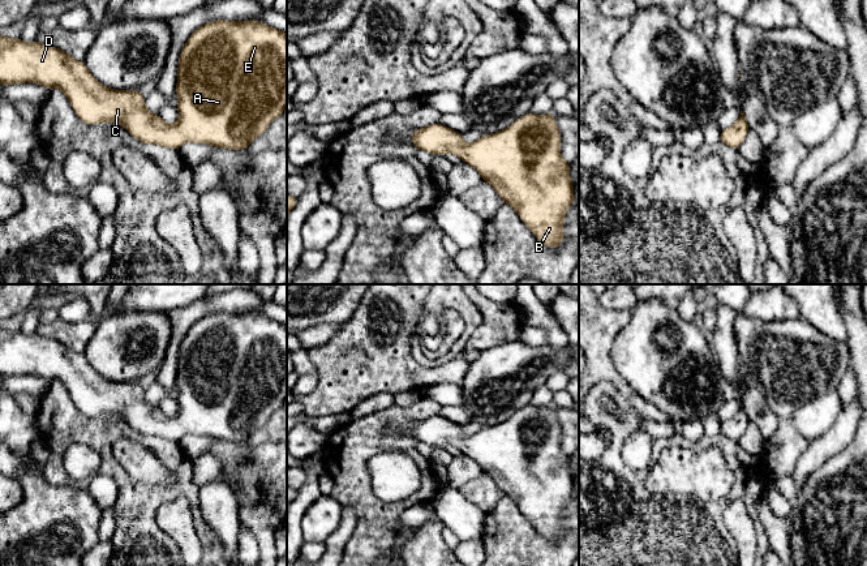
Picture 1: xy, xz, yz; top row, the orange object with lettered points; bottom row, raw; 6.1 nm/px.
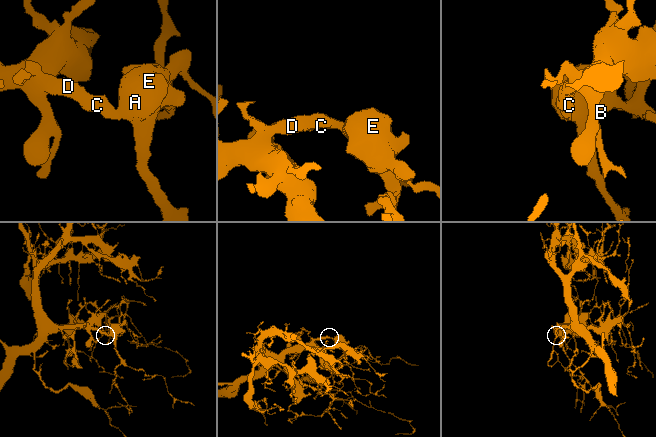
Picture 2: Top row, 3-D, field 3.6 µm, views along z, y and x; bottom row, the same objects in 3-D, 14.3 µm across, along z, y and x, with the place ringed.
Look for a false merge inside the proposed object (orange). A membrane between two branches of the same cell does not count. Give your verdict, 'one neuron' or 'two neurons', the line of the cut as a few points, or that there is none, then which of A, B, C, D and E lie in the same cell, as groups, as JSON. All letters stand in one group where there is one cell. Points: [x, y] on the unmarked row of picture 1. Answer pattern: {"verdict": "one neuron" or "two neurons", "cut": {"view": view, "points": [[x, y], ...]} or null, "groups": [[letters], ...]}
{"verdict": "one neuron", "cut": null, "groups": [["A", "B", "C", "D", "E"]]}

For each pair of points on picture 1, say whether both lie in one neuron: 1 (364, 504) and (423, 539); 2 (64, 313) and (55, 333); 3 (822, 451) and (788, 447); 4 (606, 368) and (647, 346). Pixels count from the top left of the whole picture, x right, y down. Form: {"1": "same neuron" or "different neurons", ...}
{"1": "different neurons", "2": "different neurons", "3": "different neurons", "4": "different neurons"}

